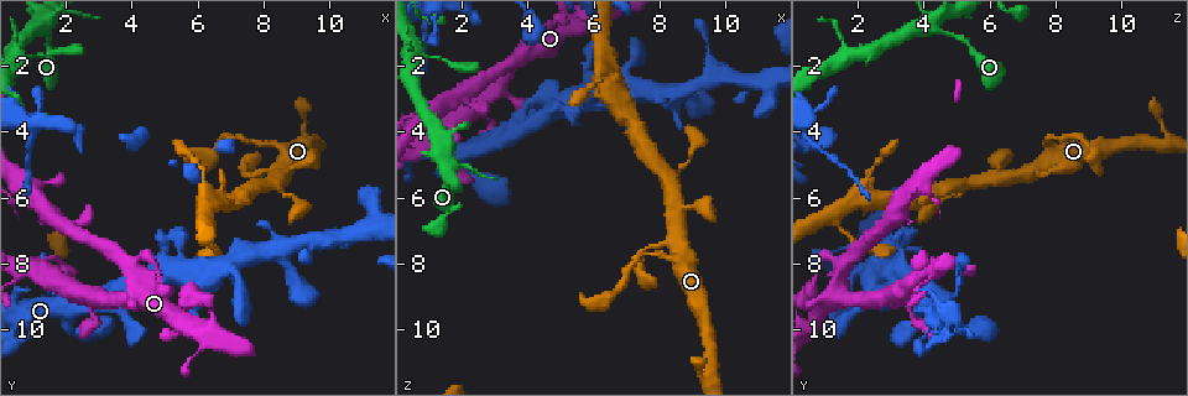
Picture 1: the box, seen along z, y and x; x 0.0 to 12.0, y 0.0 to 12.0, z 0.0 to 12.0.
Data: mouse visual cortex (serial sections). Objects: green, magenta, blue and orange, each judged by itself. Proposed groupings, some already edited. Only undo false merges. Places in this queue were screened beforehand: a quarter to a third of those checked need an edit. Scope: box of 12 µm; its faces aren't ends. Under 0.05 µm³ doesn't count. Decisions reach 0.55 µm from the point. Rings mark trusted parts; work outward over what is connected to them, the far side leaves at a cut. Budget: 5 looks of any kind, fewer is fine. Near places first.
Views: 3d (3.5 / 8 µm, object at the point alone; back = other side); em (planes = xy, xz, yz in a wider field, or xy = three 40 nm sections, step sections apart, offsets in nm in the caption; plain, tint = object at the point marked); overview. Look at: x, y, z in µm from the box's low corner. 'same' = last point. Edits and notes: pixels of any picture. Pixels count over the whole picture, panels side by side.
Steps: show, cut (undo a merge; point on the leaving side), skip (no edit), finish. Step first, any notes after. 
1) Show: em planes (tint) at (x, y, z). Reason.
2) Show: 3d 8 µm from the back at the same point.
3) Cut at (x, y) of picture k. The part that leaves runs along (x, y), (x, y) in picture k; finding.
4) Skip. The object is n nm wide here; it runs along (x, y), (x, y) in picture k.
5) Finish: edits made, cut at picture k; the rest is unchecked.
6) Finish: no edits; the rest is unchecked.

Show: 3d 3.5 µm at (8.3, 4.4, 7.9). Calibre changes.

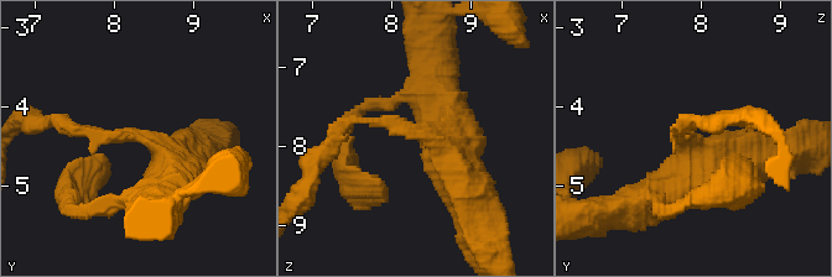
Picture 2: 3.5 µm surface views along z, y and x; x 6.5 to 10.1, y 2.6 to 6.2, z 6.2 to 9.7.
Show: em planes (tint) at (8.25, 4.35, 7.85). The arms are 100, 600 nm wide.

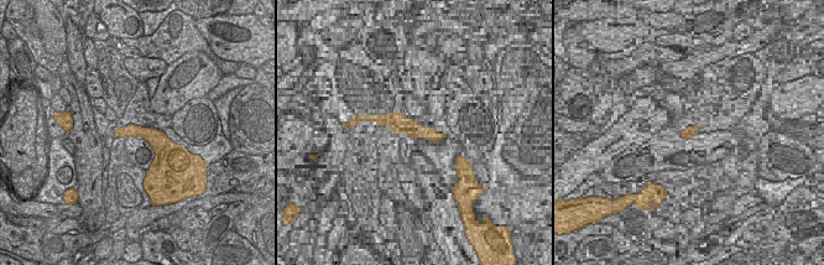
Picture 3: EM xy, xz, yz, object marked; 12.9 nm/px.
Skip. It runs along (118, 131), (146, 133), (168, 155) in picture 3; all the same cell.

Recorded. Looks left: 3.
Show: 3d 3.5 µm at (9.5, 4.4, 11.4). Arms part here.

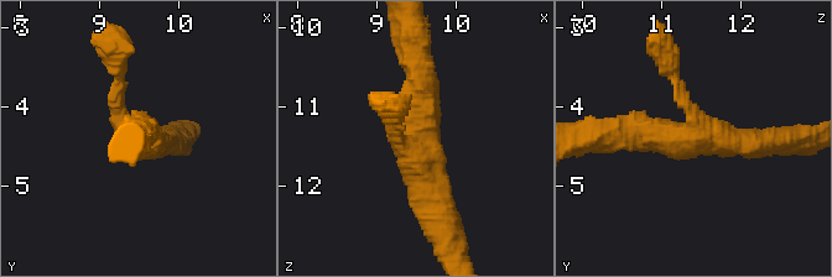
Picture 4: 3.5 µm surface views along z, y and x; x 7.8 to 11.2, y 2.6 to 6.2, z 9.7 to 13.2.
Show: em xy step 1 (tint) at (9.40, 4.35, 11.35). 3 arms meet here; the arms are 150, 350, 400 nm wide; now the EM.

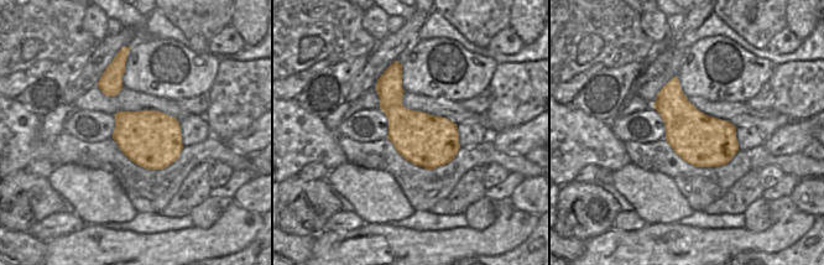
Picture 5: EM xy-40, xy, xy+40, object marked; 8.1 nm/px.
Skip. It runs along (612, 134), (695, 134), (666, 66) in picture 4; continuous, no second cell.

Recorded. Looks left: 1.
Finish: no edits; the rest is unchecked.

